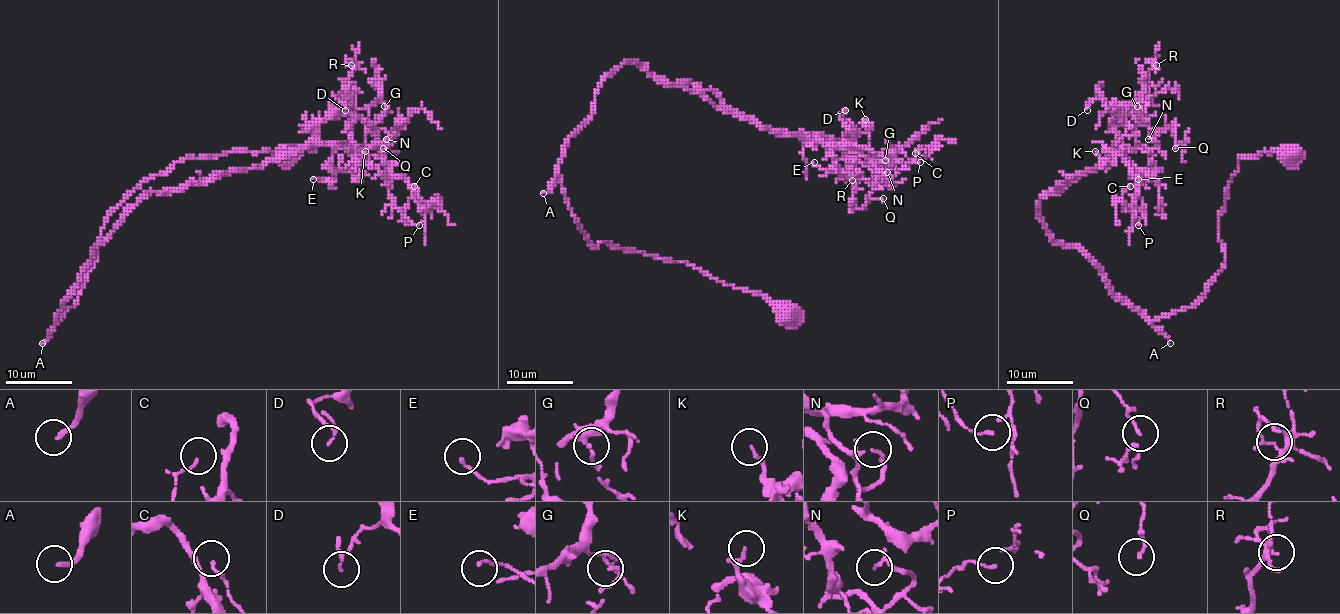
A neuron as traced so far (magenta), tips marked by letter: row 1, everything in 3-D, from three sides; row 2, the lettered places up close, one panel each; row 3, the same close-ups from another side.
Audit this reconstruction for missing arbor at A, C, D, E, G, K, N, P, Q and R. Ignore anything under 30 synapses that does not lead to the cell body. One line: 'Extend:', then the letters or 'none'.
Extend: A

